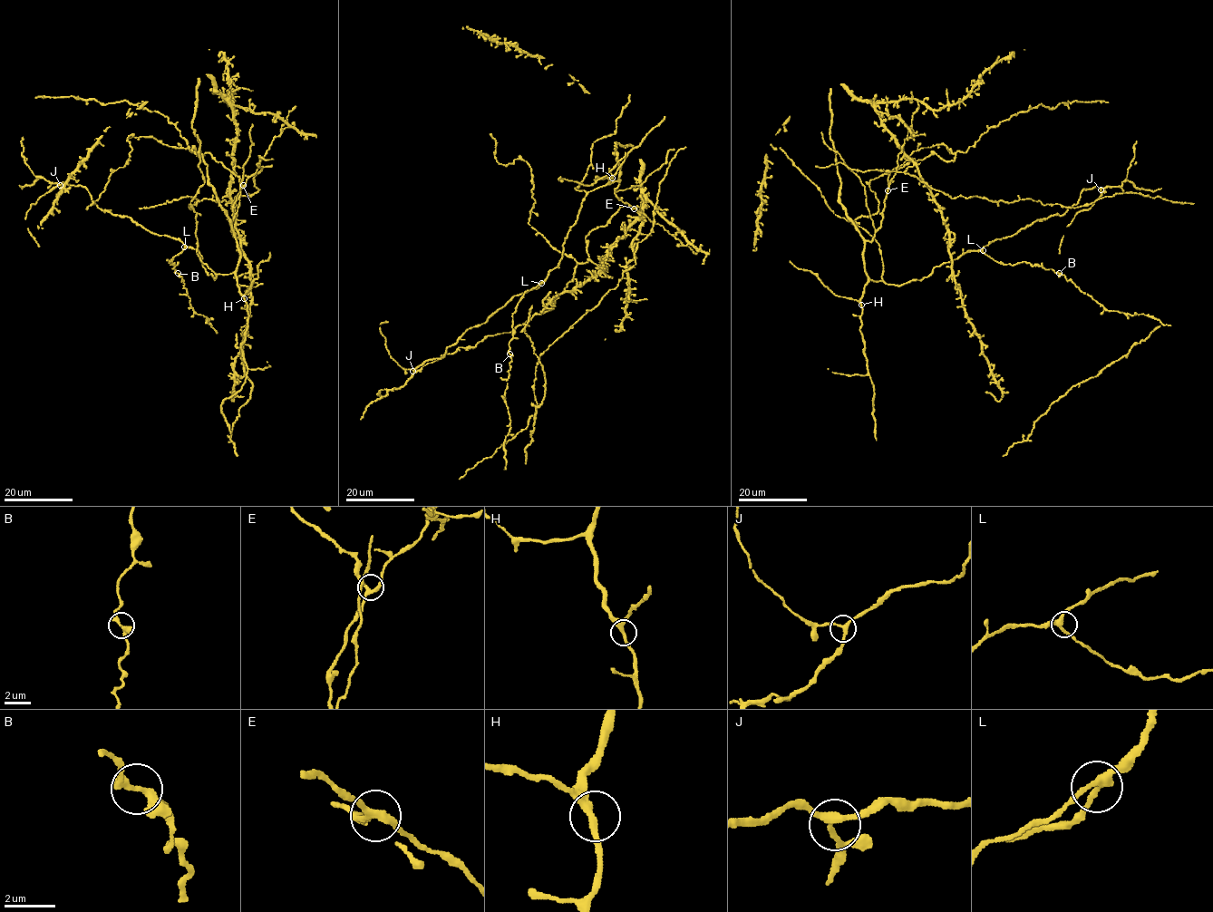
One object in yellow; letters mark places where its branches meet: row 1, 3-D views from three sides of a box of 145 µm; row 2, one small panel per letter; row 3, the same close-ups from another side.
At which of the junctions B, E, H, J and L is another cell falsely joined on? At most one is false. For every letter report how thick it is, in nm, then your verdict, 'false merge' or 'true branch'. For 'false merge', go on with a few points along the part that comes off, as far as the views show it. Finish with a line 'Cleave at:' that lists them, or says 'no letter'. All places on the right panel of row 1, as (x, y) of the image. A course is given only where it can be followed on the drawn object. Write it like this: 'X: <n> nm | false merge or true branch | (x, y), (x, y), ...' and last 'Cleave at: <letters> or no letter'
B: 240 nm | true branch
E: 240 nm | true branch
H: 240 nm | true branch
J: 240 nm | true branch
L: 280 nm | true branch
Cleave at: no letter

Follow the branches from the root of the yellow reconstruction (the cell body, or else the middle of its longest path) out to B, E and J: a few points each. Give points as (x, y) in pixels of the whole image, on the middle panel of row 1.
B: (610, 183), (587, 193), (565, 238), (561, 260), (518, 304), (512, 315), (509, 354)
E: (610, 183), (620, 180), (615, 189), (616, 196), (634, 208)
J: (610, 183), (585, 198), (561, 260), (538, 288), (512, 296), (485, 323), (467, 329), (443, 356), (412, 371)

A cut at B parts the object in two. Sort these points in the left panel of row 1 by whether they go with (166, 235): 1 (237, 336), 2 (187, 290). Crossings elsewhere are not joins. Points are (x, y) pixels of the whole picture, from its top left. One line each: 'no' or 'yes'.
1: yes
2: no

